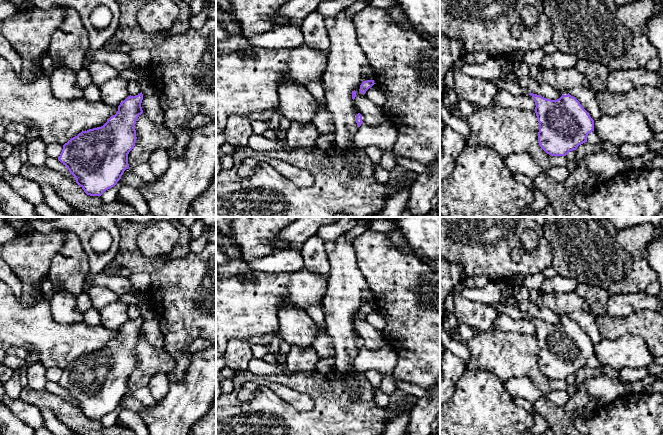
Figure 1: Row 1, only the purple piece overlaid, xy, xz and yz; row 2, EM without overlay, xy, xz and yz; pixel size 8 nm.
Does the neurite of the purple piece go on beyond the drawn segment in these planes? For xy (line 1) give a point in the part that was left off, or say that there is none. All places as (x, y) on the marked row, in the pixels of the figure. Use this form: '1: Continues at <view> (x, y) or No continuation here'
1: No continuation here

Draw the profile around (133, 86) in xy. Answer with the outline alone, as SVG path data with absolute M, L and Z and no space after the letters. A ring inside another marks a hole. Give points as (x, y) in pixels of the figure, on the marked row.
M128 80L127 88L131 96L136 96L141 93L140 84L136 80Z

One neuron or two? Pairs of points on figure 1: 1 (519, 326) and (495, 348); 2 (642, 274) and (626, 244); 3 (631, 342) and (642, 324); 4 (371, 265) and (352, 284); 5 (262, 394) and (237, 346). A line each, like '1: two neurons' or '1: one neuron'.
1: two neurons
2: one neuron
3: two neurons
4: two neurons
5: two neurons

